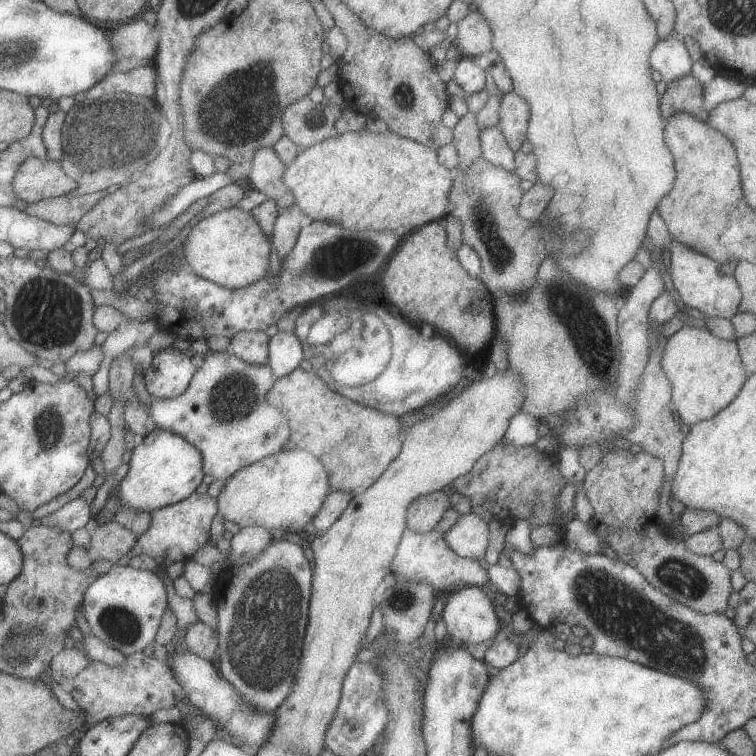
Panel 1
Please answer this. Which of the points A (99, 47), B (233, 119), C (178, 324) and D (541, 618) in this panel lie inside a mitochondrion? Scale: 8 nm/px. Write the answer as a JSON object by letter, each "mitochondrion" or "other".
{"A":"other","B":"mitochondrion","C":"other","D":"other"}

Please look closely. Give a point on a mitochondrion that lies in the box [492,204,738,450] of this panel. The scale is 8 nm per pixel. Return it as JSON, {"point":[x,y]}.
{"point":[587,326]}

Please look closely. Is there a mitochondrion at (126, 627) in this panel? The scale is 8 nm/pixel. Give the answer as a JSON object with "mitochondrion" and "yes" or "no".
{"mitochondrion":"yes"}

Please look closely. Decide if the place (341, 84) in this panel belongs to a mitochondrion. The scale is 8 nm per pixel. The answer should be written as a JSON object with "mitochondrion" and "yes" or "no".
{"mitochondrion":"no"}

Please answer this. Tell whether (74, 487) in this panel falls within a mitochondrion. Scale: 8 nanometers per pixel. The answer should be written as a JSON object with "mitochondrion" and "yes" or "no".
{"mitochondrion":"no"}

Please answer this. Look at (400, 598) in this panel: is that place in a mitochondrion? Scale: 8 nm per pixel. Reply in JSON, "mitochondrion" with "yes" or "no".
{"mitochondrion":"no"}

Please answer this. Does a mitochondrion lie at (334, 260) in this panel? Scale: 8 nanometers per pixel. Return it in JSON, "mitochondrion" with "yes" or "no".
{"mitochondrion":"yes"}

